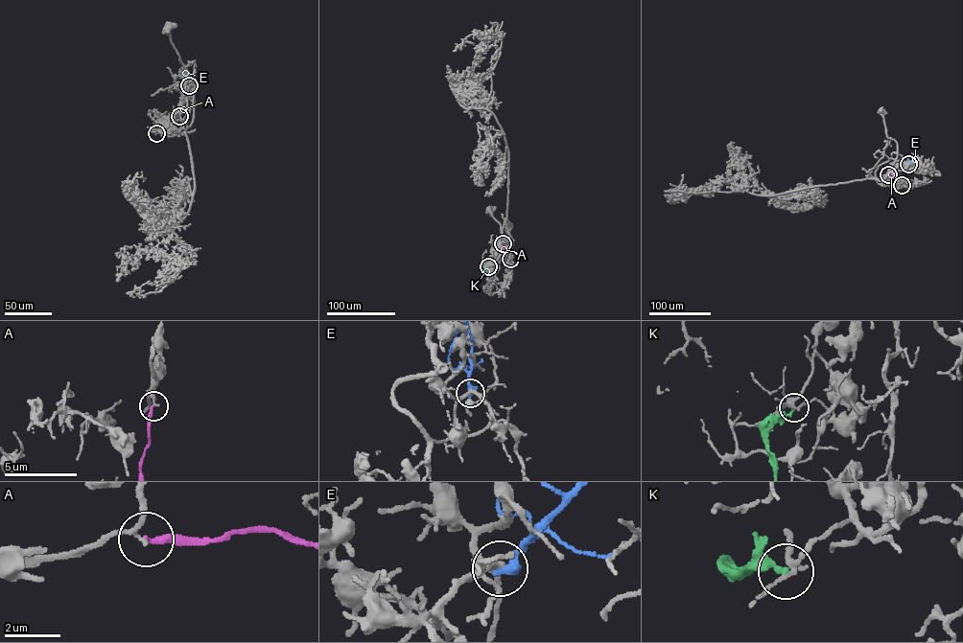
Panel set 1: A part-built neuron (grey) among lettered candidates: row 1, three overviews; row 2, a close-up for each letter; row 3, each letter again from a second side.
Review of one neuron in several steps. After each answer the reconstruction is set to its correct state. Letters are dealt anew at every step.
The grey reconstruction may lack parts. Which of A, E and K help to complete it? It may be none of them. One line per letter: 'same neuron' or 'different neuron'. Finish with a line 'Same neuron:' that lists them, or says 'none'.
A: different neuron
E: different neuron
K: different neuron
Same neuron: none

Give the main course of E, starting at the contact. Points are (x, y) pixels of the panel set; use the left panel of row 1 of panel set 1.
E: (189, 85), (186, 73)

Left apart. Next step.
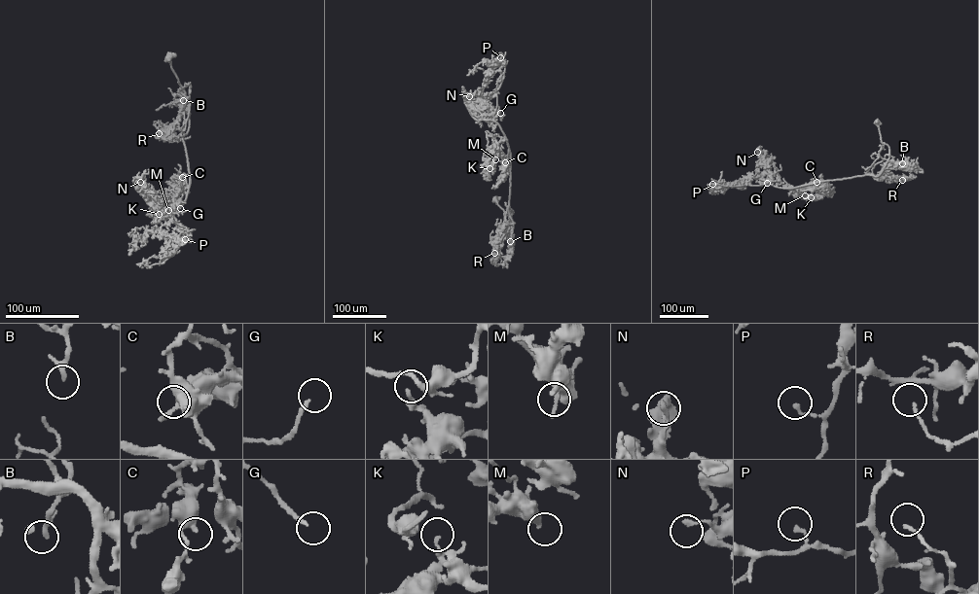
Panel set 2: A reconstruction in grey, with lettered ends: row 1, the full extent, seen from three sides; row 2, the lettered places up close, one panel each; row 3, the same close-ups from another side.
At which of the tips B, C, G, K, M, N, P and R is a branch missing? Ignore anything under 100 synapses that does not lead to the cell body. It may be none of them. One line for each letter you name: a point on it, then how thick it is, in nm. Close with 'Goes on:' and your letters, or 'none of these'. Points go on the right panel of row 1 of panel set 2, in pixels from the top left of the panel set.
M: at (805, 195); 340 nm thick
Goes on: M

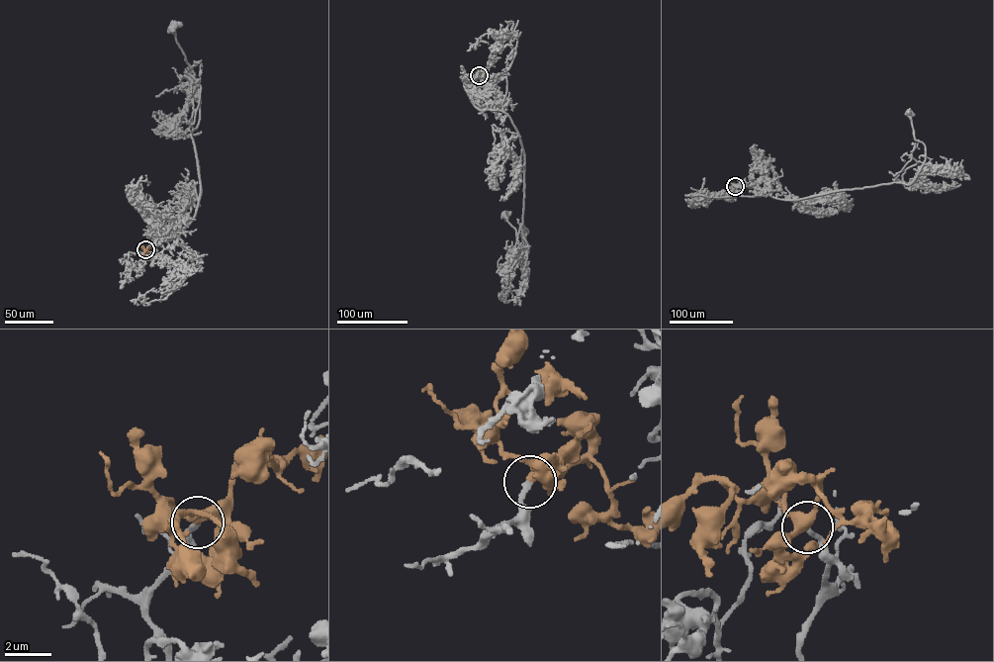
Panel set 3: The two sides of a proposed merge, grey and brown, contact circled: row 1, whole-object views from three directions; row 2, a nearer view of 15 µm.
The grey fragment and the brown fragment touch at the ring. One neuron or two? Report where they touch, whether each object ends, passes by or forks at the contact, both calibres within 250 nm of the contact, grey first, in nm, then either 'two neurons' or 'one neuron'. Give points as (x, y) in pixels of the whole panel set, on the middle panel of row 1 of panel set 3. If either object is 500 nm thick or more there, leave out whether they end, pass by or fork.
at (479, 75); grey ends there; brown passes by; 240 nm thick on the grey side, 320 nm on the other; one neuron

